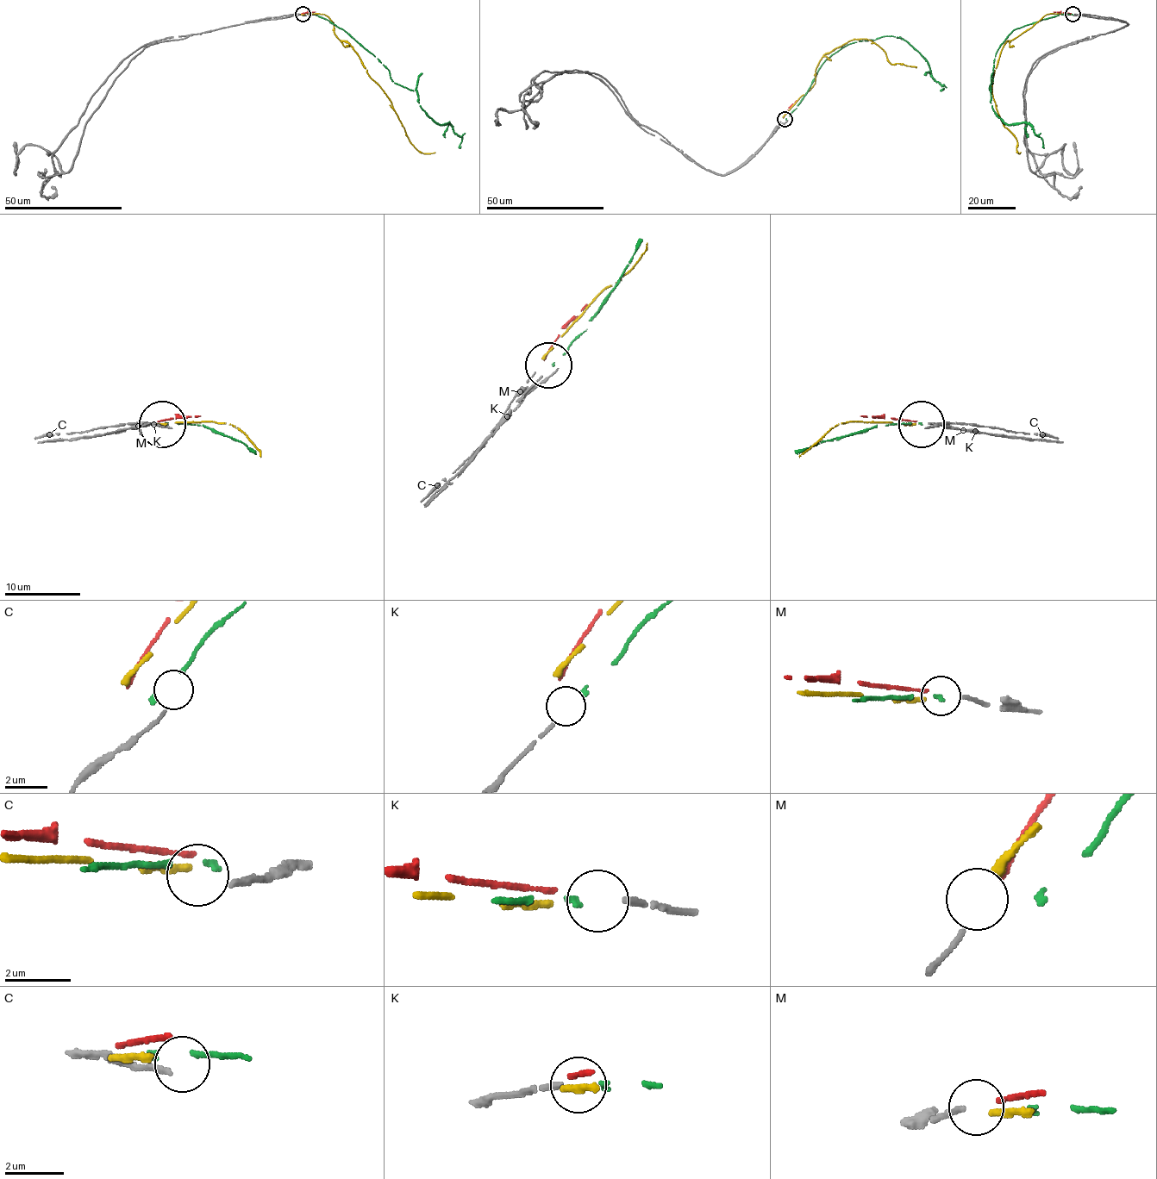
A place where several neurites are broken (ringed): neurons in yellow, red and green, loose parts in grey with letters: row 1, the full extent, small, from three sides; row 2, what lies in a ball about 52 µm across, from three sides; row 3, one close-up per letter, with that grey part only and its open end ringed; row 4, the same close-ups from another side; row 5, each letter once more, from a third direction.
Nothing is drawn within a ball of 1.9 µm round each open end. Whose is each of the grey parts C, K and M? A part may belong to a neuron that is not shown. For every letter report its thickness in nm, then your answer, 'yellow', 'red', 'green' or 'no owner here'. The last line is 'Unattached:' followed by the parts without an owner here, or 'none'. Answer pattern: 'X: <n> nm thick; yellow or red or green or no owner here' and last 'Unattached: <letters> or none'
C: 160 nm thick; no owner here
K: 190 nm thick; green
M: 150 nm thick; red
Unattached: C

